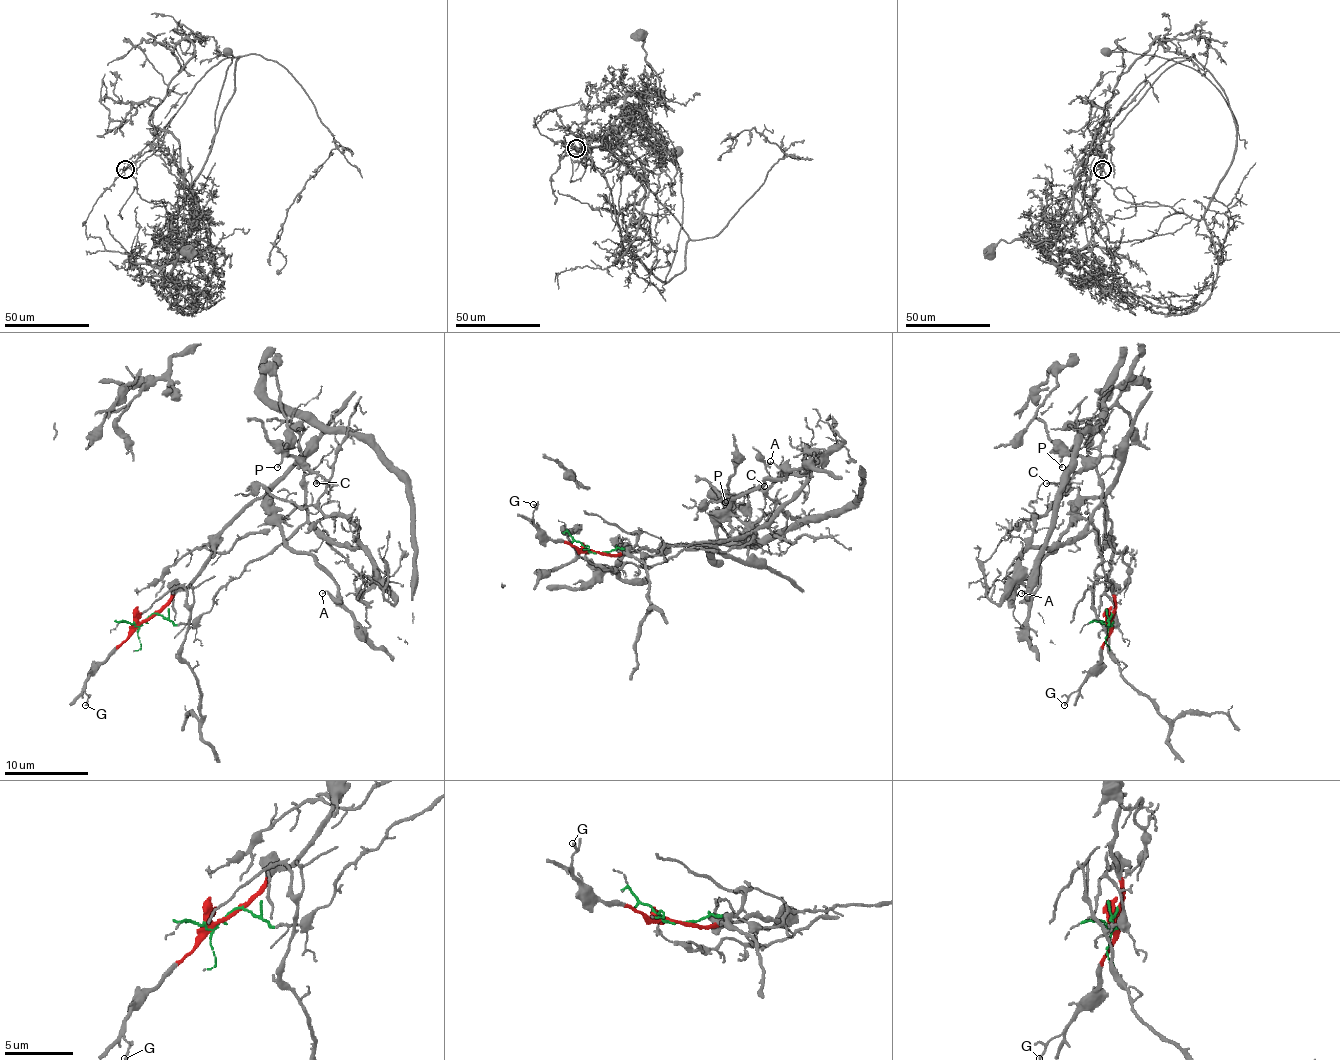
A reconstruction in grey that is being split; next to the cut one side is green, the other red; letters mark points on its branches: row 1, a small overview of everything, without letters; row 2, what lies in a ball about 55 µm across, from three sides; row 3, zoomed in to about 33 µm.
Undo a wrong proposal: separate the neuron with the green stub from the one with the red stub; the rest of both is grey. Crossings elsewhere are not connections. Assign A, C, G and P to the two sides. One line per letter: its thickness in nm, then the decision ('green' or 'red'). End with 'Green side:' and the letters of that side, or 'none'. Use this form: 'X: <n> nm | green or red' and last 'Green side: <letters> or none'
A: 100 nm | red
C: 100 nm | red
G: 150 nm | red
P: 150 nm | red
Green side: none

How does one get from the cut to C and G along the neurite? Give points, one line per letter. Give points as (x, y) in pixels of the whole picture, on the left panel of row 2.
C: (144, 620), (197, 574), (213, 541), (268, 492), (297, 463), (299, 457), (316, 476), (316, 484)
G: (144, 620), (85, 683), (85, 704)

